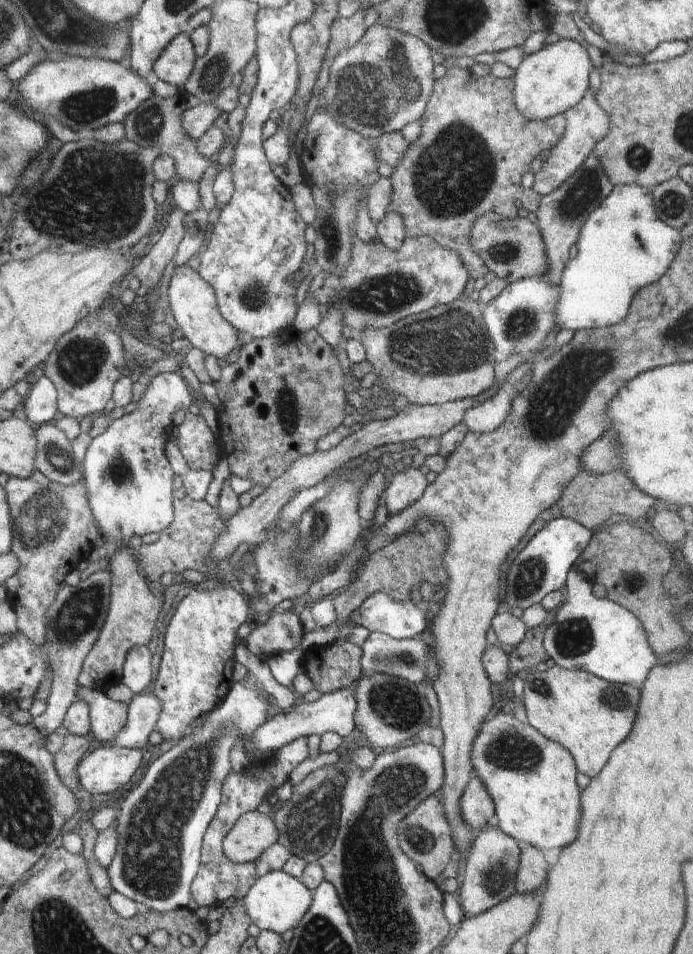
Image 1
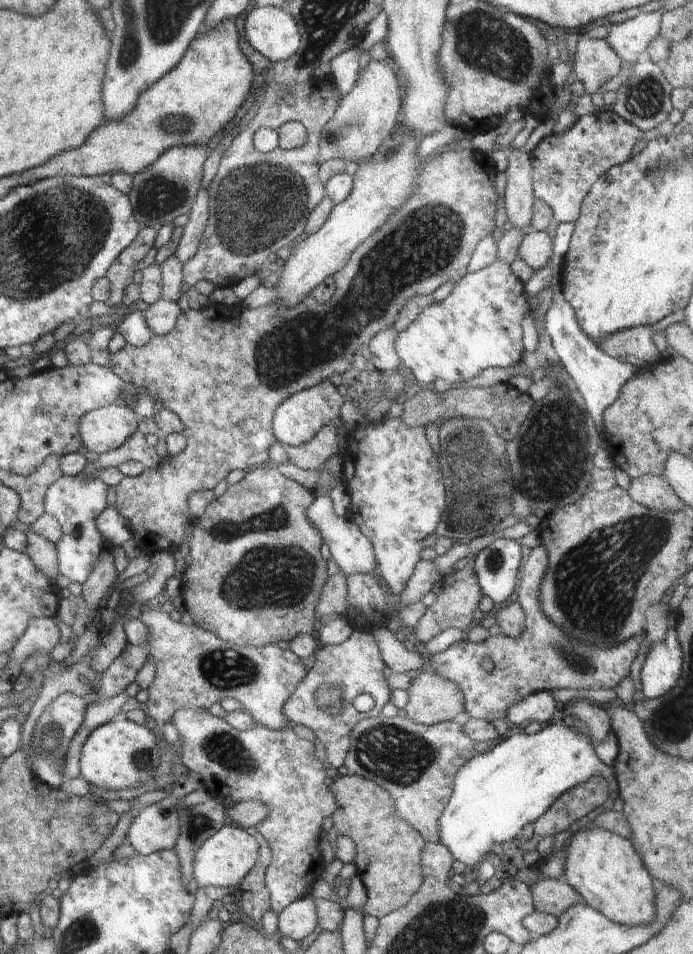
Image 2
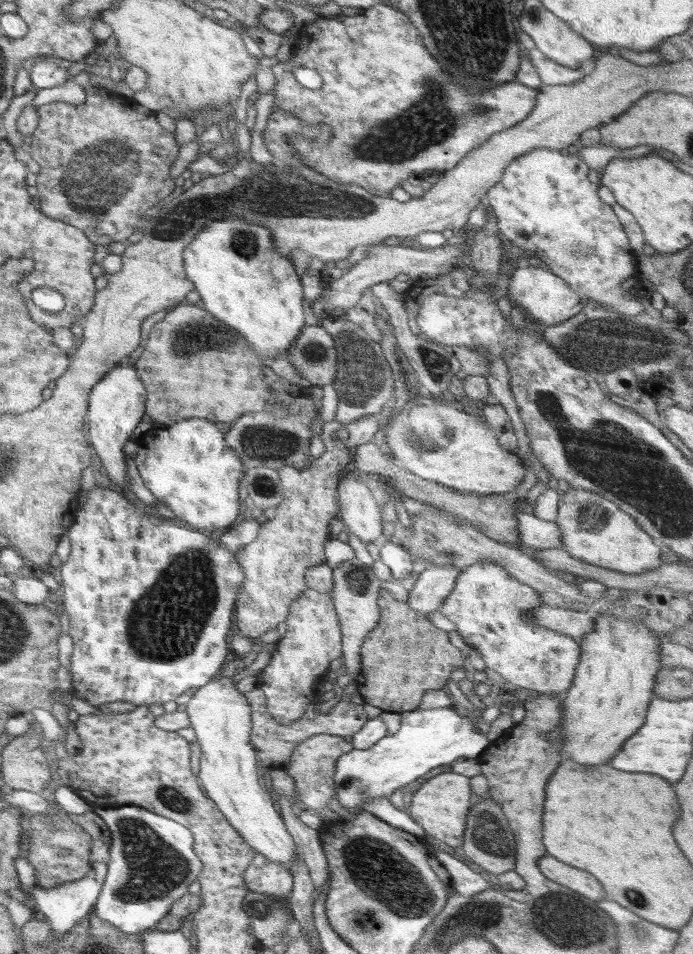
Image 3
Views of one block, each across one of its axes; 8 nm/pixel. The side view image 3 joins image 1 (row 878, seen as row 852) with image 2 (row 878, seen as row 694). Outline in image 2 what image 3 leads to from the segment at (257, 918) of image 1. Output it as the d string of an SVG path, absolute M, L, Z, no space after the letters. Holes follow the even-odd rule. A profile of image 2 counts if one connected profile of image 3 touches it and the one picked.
M225 823L195 852L193 860L193 882L195 888L220 886L220 888L240 885L242 879L250 872L258 858L258 843L251 830Z

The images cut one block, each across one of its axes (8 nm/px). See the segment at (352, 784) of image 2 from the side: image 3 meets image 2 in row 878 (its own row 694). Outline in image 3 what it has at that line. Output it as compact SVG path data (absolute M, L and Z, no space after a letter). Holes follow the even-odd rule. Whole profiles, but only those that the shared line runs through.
M417 611L380 612L376 628L368 633L361 644L361 669L356 676L357 691L364 704L377 706L387 713L414 711L419 708L424 691L442 689L453 670L467 665L467 658L450 643L448 633L434 626L426 616Z

